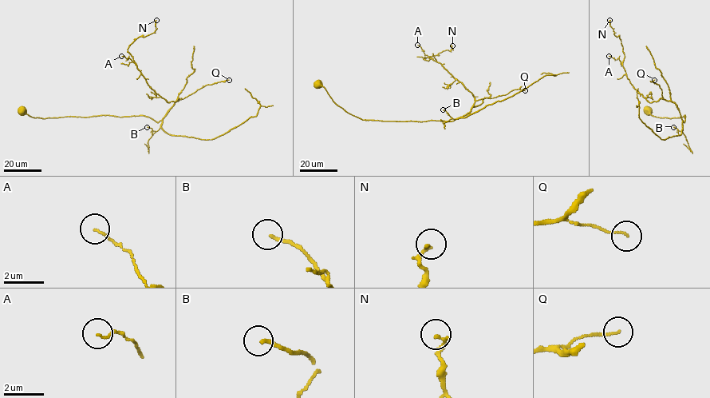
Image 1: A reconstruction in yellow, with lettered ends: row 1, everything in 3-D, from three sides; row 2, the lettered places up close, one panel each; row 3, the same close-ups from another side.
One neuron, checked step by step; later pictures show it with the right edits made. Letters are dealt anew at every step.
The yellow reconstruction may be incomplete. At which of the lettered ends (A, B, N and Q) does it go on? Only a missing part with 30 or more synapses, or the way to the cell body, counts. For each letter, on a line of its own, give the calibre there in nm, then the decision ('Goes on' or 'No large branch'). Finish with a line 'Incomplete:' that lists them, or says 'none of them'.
A: Thickness 100 nm. No large branch
B: Thickness 160 nm. No large branch
N: Thickness 170 nm. No large branch
Q: Thickness 100 nm. No large branch
Incomplete: none of them

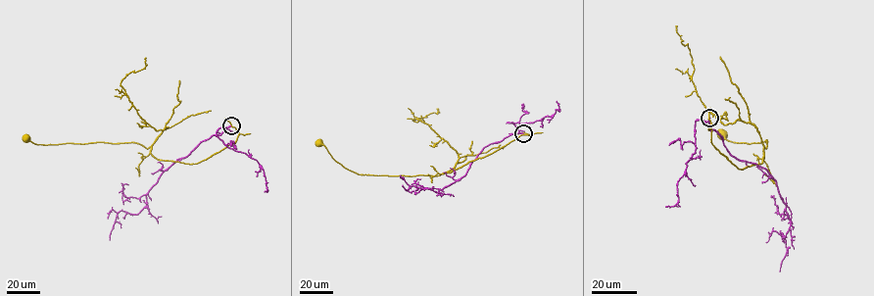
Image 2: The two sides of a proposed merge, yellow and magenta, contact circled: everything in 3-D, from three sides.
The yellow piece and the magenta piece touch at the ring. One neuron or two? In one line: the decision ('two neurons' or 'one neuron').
two neurons

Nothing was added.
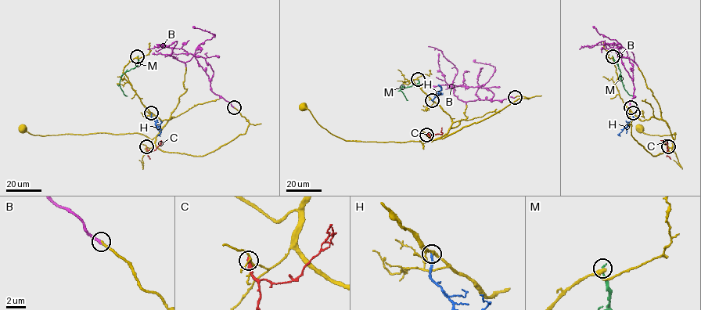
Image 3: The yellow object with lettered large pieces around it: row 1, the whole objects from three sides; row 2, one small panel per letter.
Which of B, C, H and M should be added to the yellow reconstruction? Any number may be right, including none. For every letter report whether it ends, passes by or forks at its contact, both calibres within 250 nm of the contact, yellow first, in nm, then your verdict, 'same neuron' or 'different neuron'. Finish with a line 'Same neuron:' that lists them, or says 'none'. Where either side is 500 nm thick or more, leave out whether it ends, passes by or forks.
B: it ends; calibres 200 and 240 nm; same neuron
C: it ends; calibres 170 and 360 nm; different neuron
H: it ends; calibres 240 and 240 nm; different neuron
M: it ends; calibres 340 and 190 nm; different neuron
Same neuron: B

